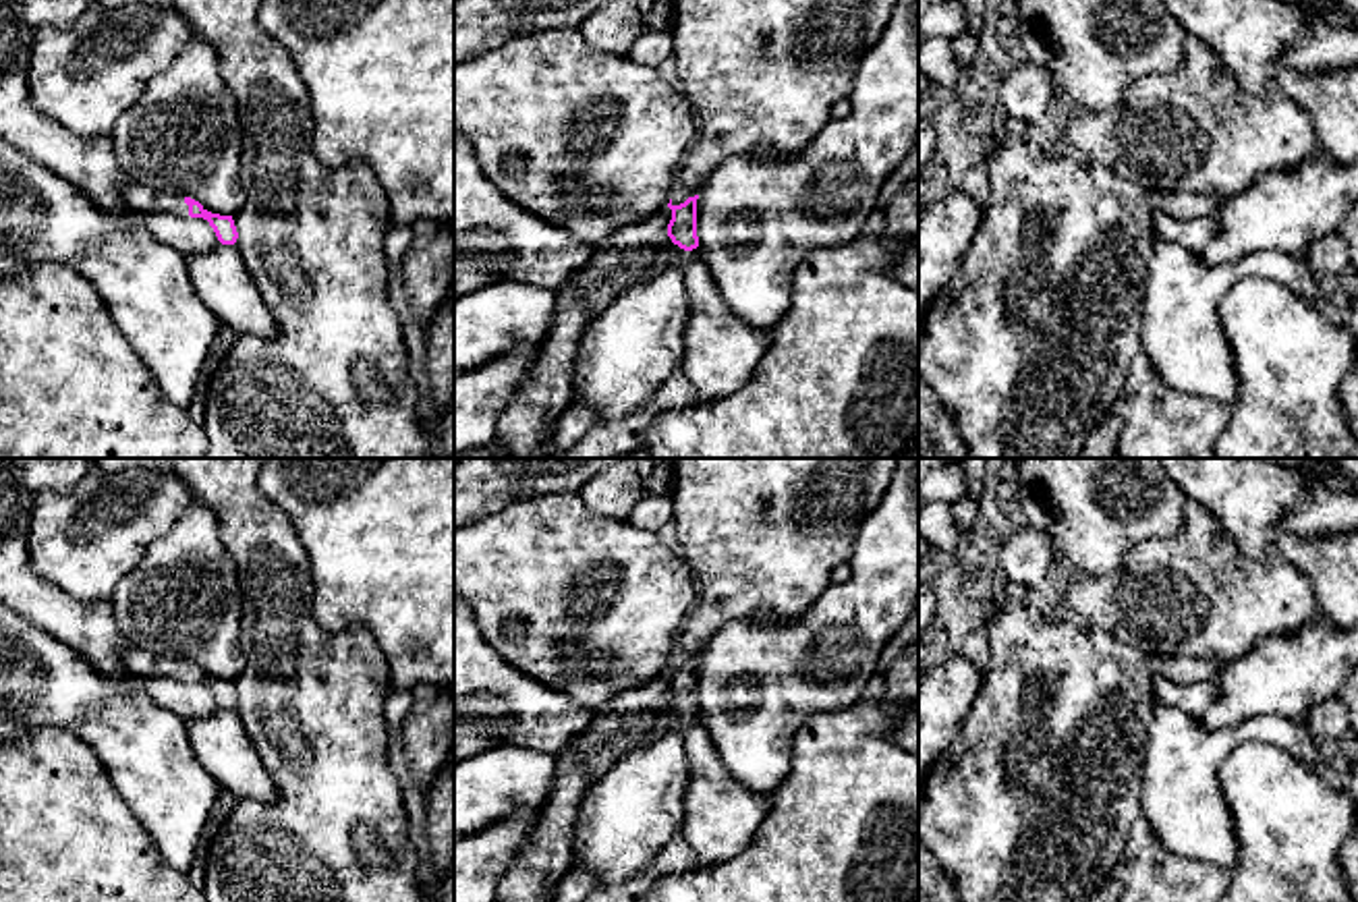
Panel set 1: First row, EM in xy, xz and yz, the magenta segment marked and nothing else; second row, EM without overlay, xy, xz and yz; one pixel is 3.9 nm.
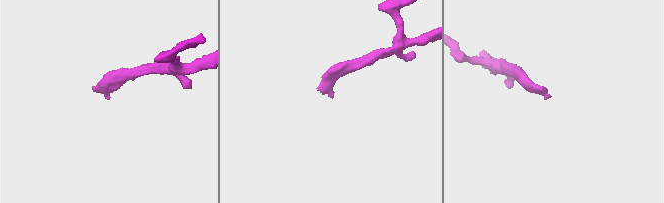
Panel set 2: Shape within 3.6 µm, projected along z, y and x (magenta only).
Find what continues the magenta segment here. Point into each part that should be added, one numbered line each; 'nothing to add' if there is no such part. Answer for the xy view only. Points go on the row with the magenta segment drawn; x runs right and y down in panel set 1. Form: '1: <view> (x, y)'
1: xy (144, 200)

